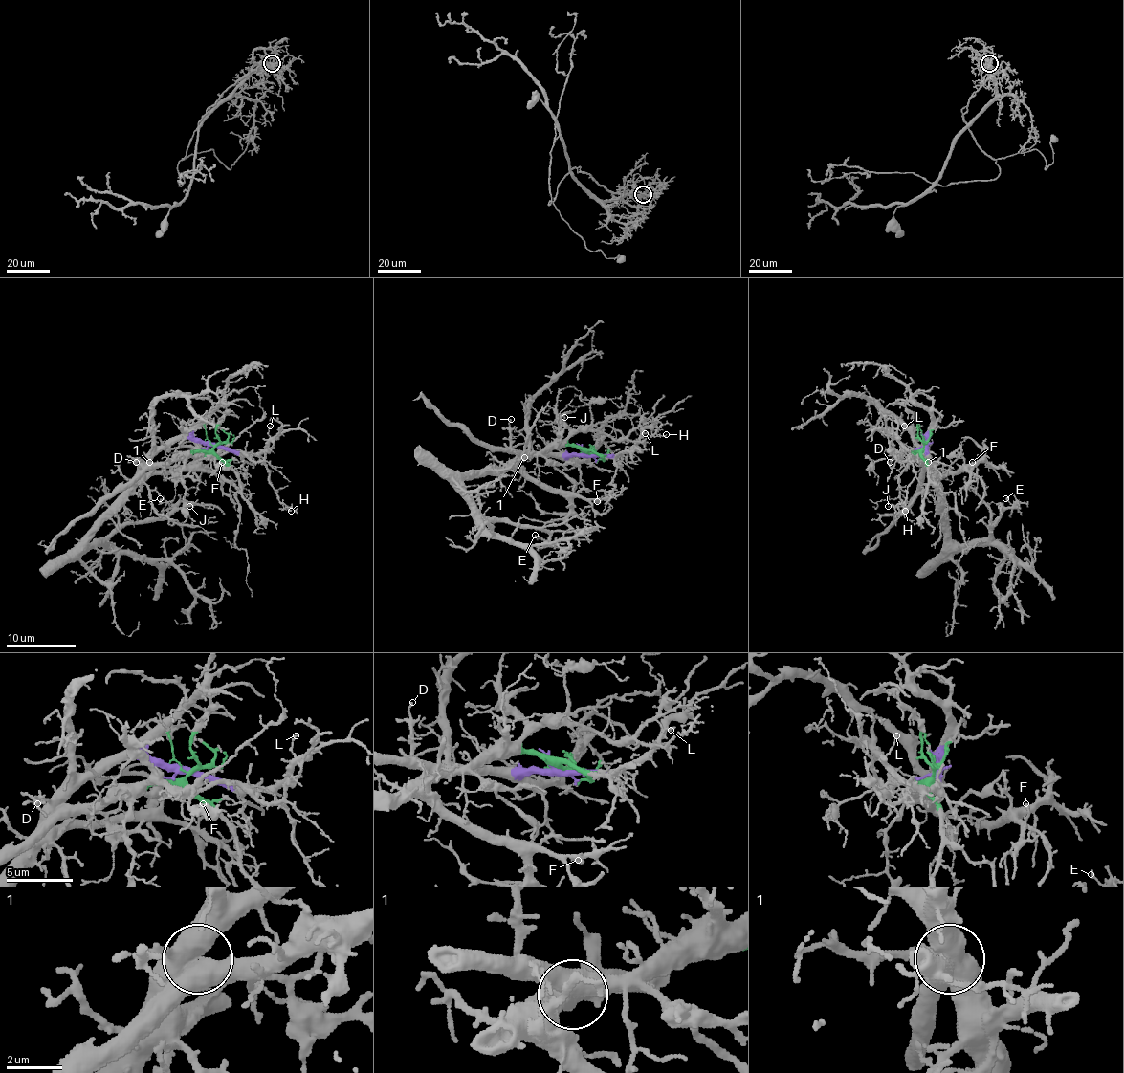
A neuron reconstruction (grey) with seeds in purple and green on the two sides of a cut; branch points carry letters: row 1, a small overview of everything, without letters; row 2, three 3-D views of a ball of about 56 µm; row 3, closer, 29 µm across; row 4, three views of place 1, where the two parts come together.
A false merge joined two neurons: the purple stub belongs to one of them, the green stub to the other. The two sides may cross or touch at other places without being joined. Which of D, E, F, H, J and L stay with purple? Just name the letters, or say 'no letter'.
D, E, F, L

